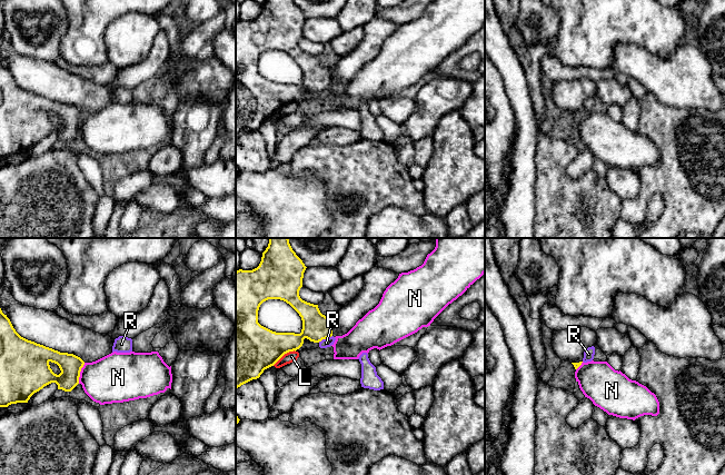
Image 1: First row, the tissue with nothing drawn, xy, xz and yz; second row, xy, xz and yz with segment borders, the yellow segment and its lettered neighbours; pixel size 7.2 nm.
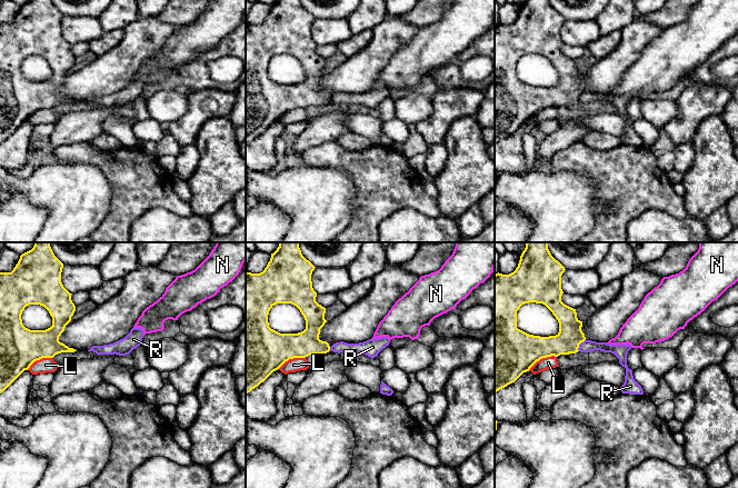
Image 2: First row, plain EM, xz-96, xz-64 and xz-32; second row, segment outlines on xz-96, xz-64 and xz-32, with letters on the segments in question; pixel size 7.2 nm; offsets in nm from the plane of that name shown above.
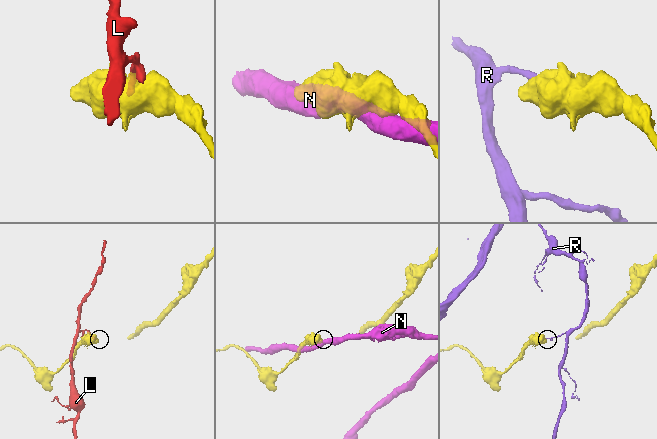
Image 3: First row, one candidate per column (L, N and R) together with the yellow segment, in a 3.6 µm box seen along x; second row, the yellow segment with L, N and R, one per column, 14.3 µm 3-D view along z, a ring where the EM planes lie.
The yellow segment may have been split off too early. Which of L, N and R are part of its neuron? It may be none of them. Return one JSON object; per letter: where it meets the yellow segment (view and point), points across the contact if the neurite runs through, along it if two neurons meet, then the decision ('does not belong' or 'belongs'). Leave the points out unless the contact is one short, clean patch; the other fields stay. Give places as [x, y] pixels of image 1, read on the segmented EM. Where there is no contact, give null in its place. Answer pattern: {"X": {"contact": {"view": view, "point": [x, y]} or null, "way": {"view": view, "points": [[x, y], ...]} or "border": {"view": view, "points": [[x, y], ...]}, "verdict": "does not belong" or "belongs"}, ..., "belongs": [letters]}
{"L": {"contact": {"view": "xz", "point": [284, 354]}, "verdict": "does not belong"}, "N": {"contact": {"view": "xy", "point": [79, 373]}, "verdict": "does not belong"}, "R": {"contact": {"view": "xz", "point": [325, 338]}, "border": {"view": "xz", "points": [[331, 335], [318, 342]]}, "verdict": "does not belong"}, "belongs": []}

